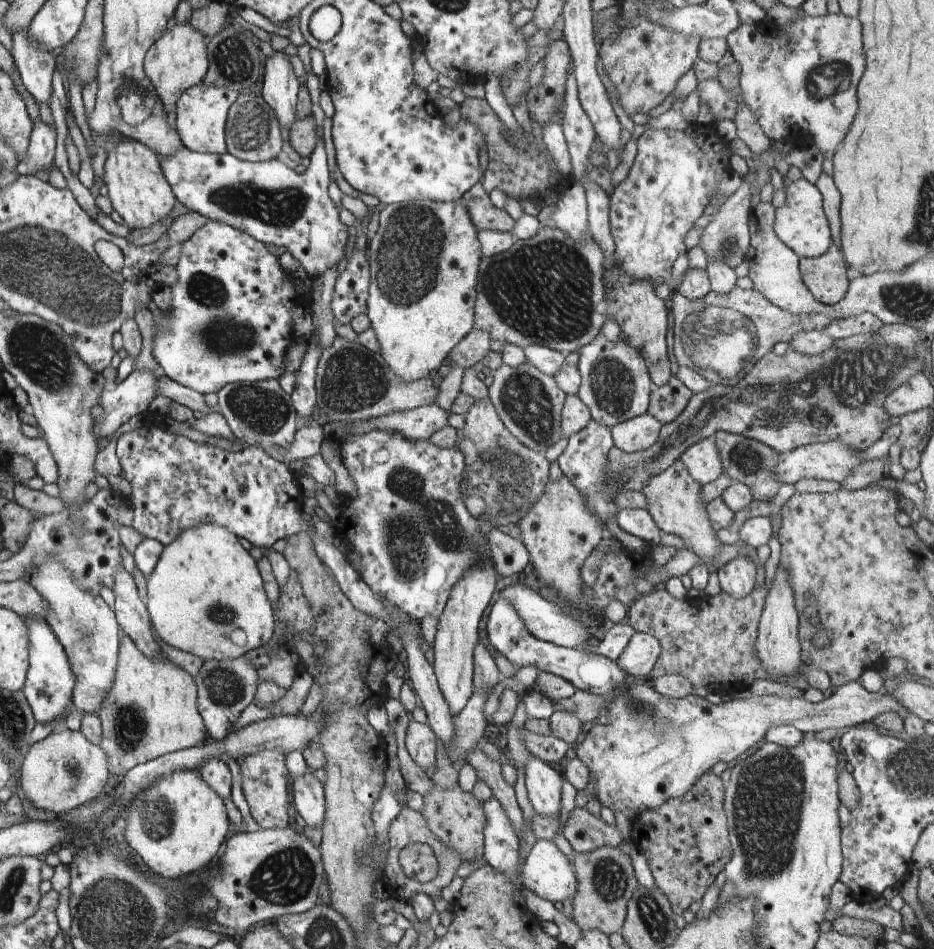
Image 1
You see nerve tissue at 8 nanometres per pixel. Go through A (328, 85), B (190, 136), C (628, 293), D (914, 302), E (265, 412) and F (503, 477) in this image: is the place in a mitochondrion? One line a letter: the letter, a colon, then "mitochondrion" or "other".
A: other
B: other
C: other
D: mitochondrion
E: mitochondrion
F: mitochondrion

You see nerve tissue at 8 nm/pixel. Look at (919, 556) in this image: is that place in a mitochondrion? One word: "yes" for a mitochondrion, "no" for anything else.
no

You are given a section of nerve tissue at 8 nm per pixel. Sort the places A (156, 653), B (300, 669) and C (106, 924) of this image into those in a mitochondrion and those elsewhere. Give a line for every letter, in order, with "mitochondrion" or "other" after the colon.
A: other
B: other
C: mitochondrion

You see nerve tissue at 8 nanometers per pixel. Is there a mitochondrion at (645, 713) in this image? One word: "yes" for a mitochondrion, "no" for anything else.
yes

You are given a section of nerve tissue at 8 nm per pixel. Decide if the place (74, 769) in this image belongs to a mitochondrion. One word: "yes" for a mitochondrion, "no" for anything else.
yes

